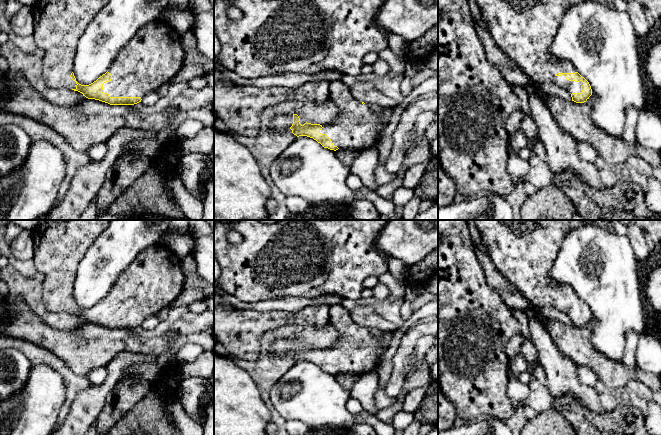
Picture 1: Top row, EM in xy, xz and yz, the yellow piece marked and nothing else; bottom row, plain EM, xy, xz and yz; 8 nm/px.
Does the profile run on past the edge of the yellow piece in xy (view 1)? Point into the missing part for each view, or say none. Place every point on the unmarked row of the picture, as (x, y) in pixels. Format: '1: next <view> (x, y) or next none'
1: next xy (154, 279)

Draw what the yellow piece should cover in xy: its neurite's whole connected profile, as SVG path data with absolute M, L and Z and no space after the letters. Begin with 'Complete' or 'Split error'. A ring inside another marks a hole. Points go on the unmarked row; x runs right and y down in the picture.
Split error. M69 220L67 222L45 222L32 230L34 242L33 261L44 276L42 301L52 312L70 312L88 323L110 329L134 329L151 315L170 306L179 296L184 285L181 258L169 248L155 244L144 249L121 273L110 293L89 309L81 309L73 297L74 281L79 262L105 230L110 220Z

